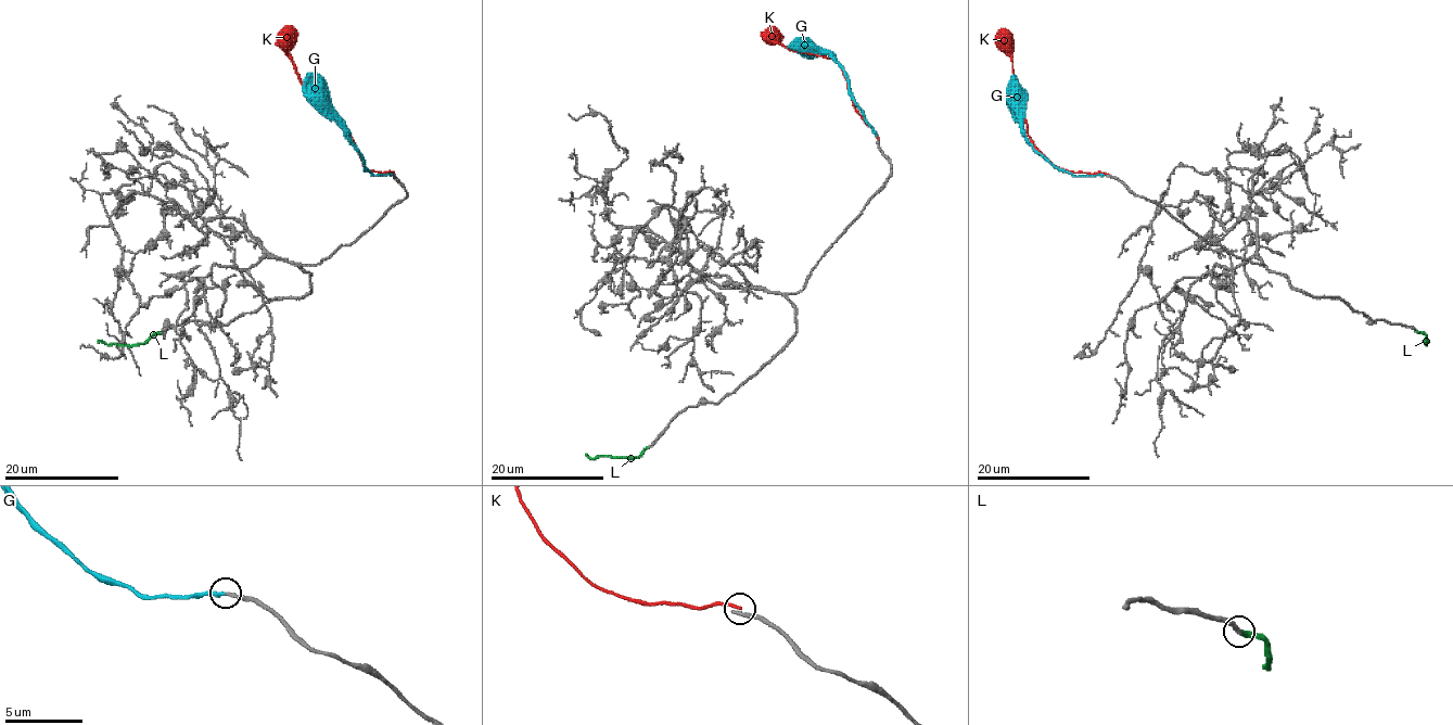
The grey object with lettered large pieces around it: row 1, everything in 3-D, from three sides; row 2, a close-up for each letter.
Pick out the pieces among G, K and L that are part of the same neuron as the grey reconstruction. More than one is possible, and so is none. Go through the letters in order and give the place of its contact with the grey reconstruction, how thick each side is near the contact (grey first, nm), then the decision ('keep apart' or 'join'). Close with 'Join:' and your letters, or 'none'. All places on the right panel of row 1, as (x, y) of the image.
G: (1104, 175) | 220/280 nm | join
K: (1107, 174) | 320/220 nm | keep apart
L: (1416, 331) | 280/360 nm | join
Join: G, L

